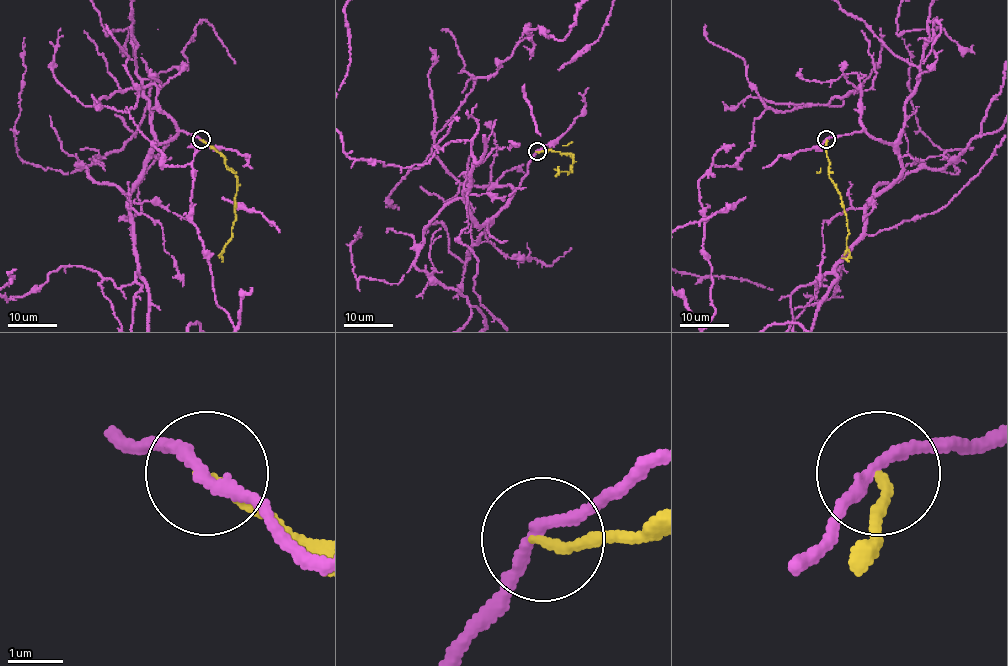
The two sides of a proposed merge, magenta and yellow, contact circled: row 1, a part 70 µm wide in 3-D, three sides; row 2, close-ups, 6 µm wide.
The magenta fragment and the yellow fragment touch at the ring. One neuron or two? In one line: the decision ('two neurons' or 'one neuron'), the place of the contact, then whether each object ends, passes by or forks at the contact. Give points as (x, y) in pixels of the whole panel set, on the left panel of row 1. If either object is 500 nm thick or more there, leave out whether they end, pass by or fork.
two neurons; at (201, 139); magenta passes by; yellow ends there

